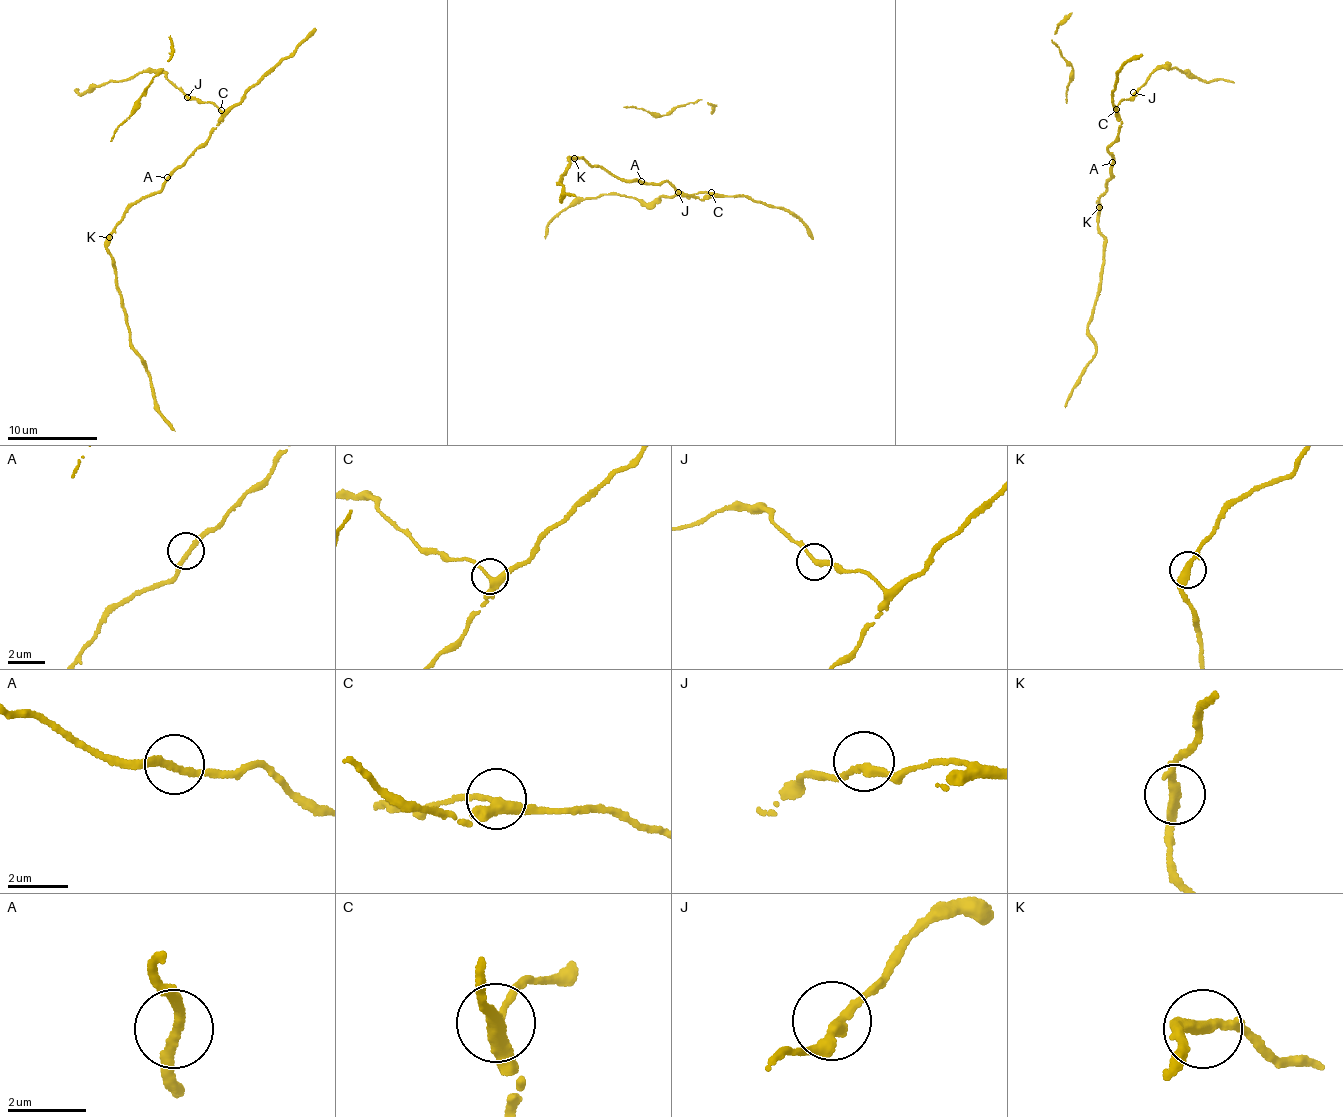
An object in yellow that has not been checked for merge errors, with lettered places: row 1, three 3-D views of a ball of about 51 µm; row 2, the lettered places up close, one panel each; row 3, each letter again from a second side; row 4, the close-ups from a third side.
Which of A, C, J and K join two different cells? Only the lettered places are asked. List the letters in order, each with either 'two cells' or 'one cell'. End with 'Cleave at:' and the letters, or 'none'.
A: one cell
C: one cell
J: one cell
K: one cell
Cleave at: none

